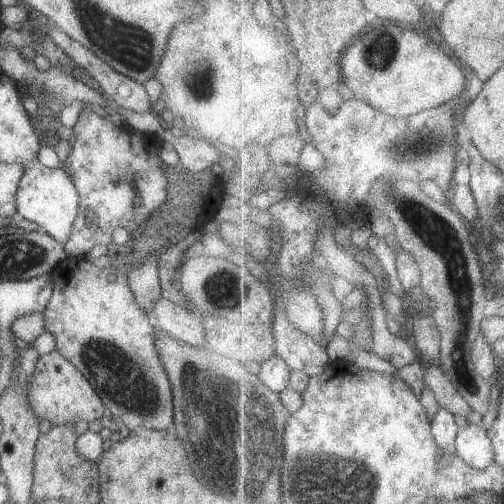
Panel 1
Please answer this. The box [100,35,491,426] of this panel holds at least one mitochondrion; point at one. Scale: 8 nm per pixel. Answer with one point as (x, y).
(427, 224)

